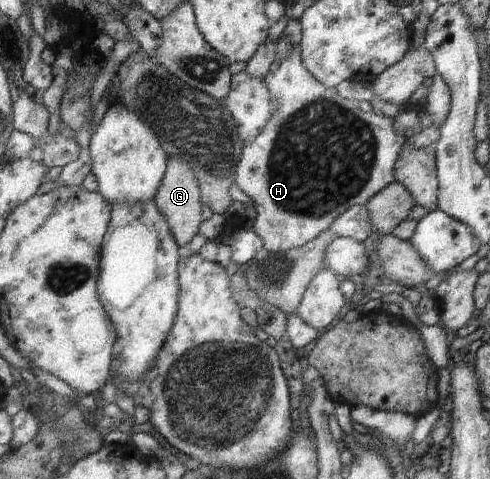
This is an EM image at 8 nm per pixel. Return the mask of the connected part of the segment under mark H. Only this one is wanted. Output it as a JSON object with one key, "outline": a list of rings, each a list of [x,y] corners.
{"outline":[[[289,19],[285,26],[283,33],[291,48],[286,52],[286,55],[280,61],[280,67],[272,74],[268,74],[264,79],[270,87],[270,92],[274,97],[274,113],[267,123],[266,129],[263,134],[260,134],[253,142],[245,143],[243,154],[236,170],[236,184],[245,194],[251,198],[251,202],[256,209],[256,217],[253,222],[253,229],[263,239],[264,248],[273,253],[283,252],[286,253],[294,248],[302,247],[308,242],[314,241],[320,234],[326,232],[334,225],[334,222],[353,205],[361,203],[367,204],[371,198],[379,194],[383,189],[386,189],[392,182],[396,181],[394,173],[395,165],[401,150],[406,145],[406,139],[403,135],[395,132],[395,118],[387,117],[371,110],[363,112],[359,108],[357,101],[351,99],[344,99],[337,89],[325,86],[311,74],[304,58],[302,57],[301,42],[303,40],[303,28],[300,19]]]}

